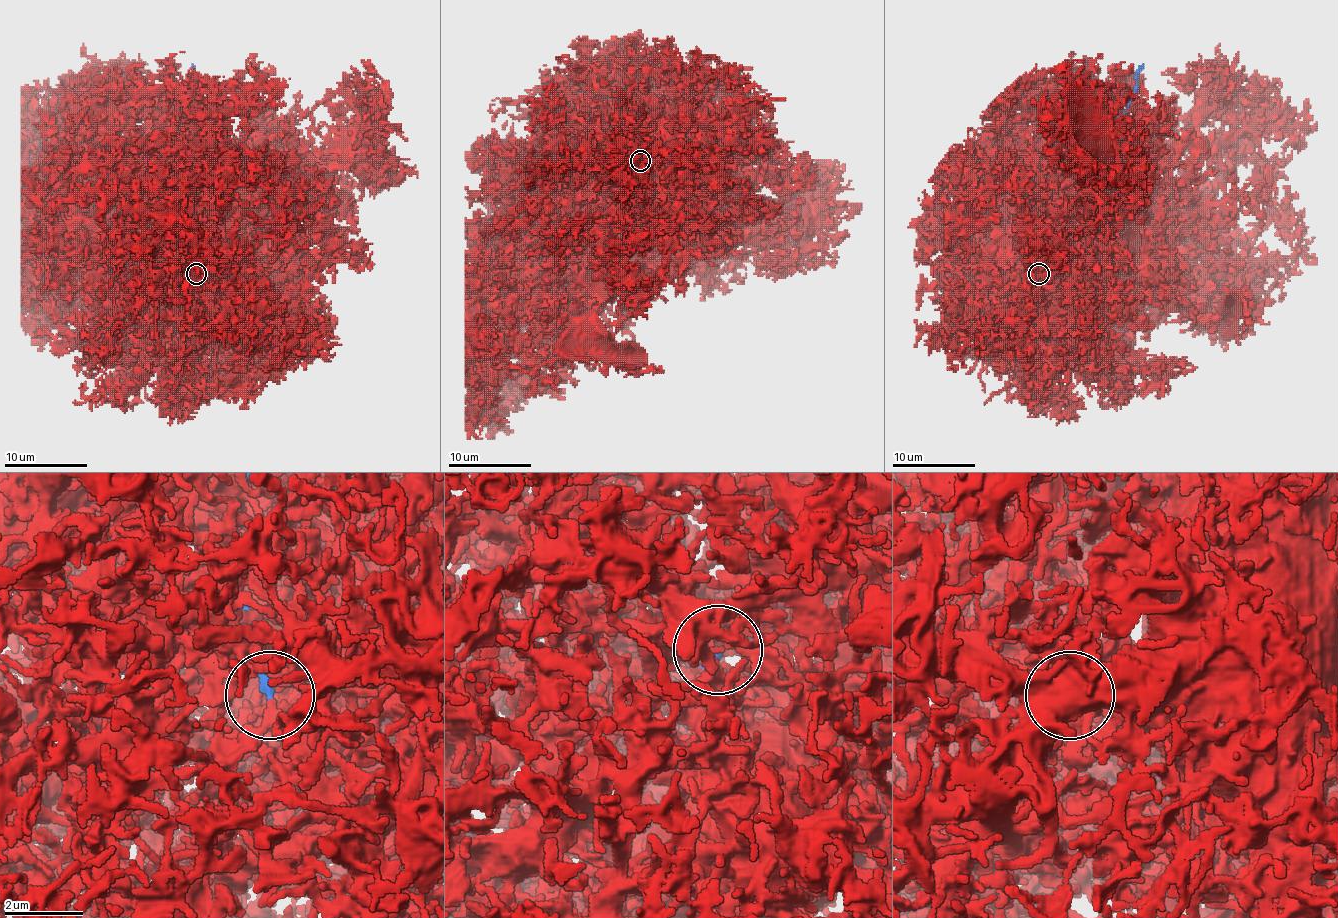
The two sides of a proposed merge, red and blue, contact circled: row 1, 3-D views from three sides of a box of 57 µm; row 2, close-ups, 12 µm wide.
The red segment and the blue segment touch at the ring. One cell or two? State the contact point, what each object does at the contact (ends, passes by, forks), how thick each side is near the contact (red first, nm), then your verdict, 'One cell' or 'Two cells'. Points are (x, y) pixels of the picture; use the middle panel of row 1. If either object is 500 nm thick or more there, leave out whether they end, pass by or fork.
Place: (640, 160). At the ring red ends. At the ring blue ends. Thickness 260 nm (red) against 220 nm. Two cells

